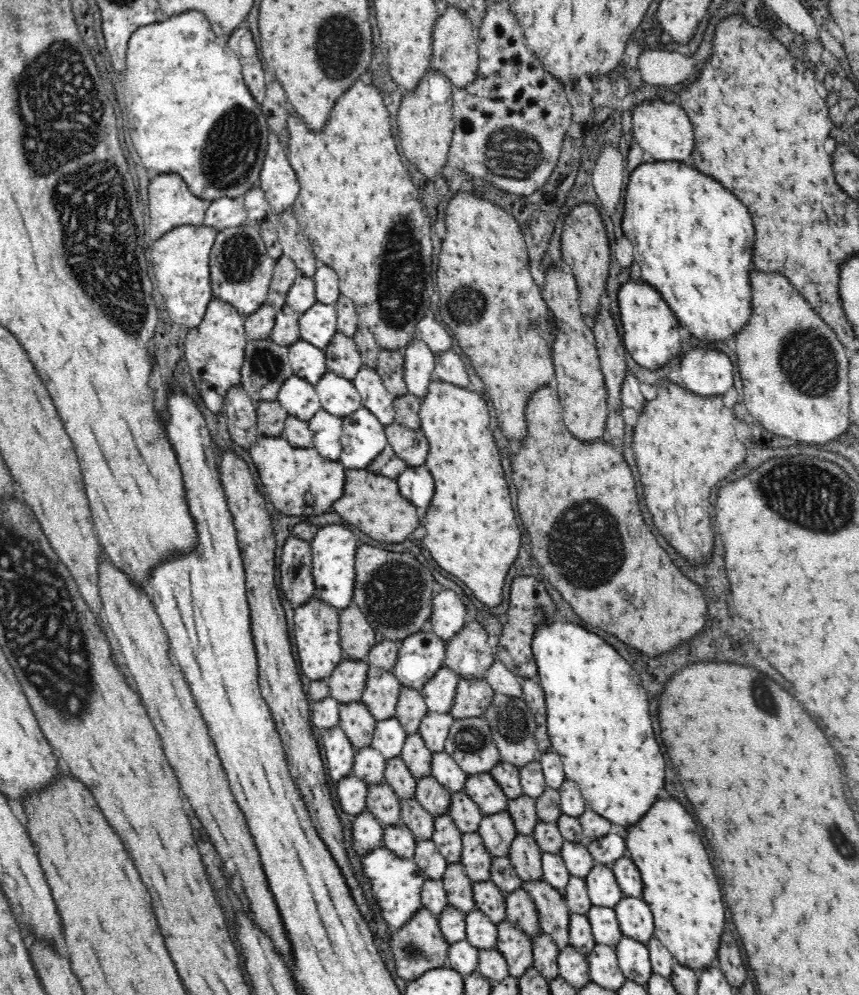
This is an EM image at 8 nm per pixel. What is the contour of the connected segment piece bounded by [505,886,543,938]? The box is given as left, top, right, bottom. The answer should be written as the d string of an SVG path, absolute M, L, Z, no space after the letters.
M521 886L510 894L505 894L506 918L529 937L538 936L543 930L536 916L536 906L526 890Z

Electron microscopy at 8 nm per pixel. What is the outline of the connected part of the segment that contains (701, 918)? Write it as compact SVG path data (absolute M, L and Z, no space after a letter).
M660 798L636 824L622 833L628 856L641 874L642 900L651 908L655 937L680 965L694 972L710 969L716 964L726 908L720 882L694 818L676 800Z

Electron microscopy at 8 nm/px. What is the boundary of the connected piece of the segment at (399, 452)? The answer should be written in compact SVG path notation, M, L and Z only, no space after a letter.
M394 422L385 427L385 435L396 456L405 460L408 466L425 464L429 442L420 430L412 430Z

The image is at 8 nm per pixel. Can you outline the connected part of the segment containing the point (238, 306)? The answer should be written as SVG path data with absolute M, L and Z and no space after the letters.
M245 223L218 231L209 256L213 298L230 303L243 317L267 303L269 284L277 260L267 251L256 224Z

